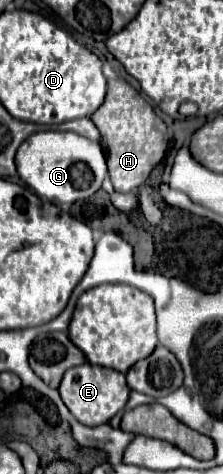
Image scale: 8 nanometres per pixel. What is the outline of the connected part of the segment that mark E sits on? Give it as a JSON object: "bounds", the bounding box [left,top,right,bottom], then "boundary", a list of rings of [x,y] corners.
{"bounds":[59,363,131,425],"boundary":[[[83,363],[83,365],[67,369],[59,385],[59,393],[61,393],[63,403],[75,415],[77,421],[81,421],[83,425],[103,425],[103,423],[109,423],[109,419],[125,407],[131,389],[127,387],[123,373],[115,369]]]}

